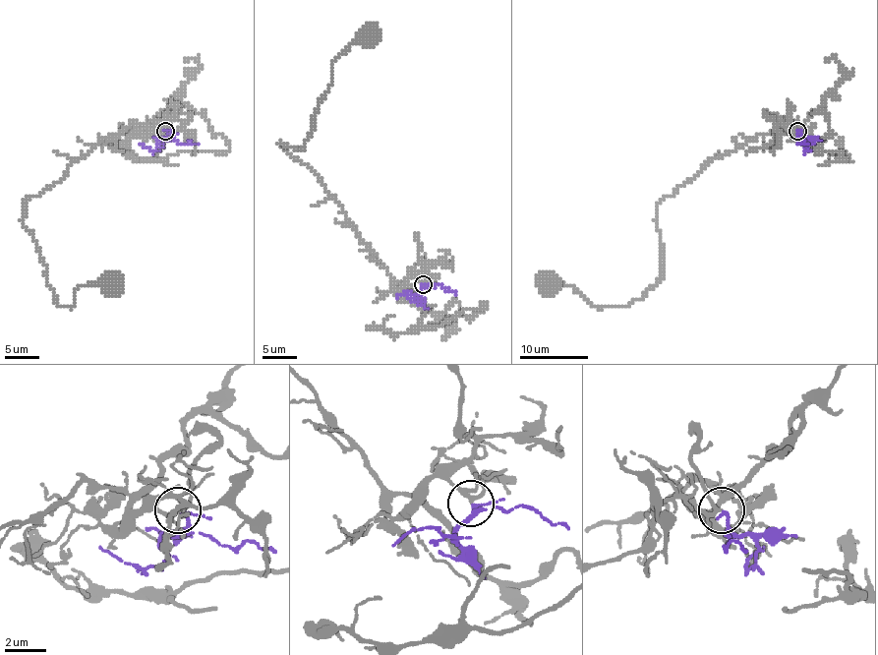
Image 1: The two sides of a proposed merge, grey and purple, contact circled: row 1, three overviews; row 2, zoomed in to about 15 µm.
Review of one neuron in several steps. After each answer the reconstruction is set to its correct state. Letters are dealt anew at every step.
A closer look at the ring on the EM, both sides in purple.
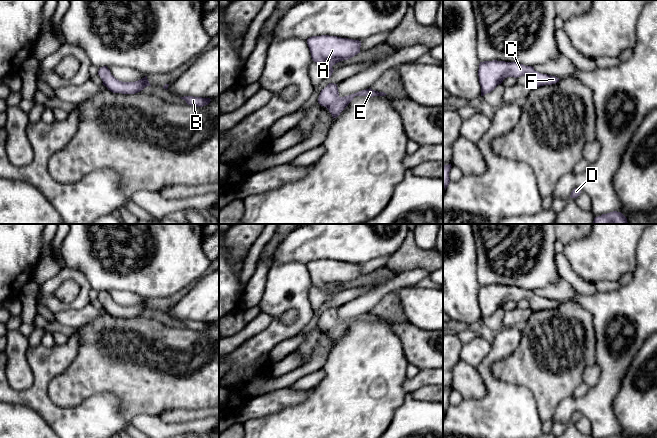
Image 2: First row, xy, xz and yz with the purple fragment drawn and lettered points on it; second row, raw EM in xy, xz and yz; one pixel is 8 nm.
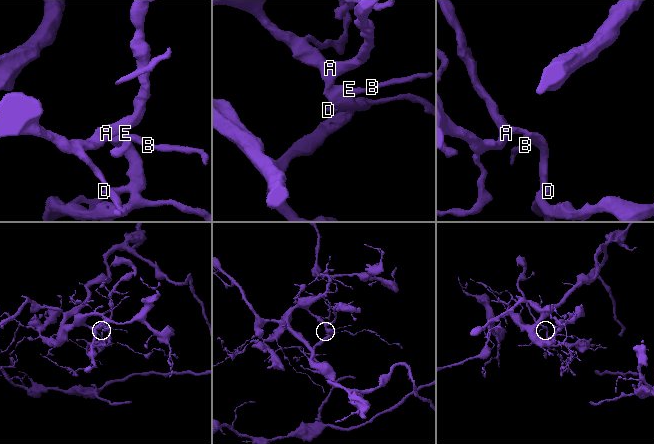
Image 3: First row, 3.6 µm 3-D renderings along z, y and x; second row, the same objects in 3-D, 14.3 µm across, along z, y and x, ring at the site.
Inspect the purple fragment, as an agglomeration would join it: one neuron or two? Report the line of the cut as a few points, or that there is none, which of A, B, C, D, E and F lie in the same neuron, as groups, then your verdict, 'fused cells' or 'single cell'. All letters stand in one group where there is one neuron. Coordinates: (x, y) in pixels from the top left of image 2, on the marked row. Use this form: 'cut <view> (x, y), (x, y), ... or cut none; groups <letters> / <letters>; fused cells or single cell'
cut none; groups A B C D E F; single cell

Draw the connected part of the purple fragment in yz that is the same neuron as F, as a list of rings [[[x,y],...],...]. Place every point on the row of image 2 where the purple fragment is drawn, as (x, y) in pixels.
[[[497,60],[480,62],[478,76],[481,96],[493,91],[507,77],[518,78],[526,76],[529,78],[532,88],[552,85],[560,80],[555,76],[541,74],[535,71],[532,66]]]

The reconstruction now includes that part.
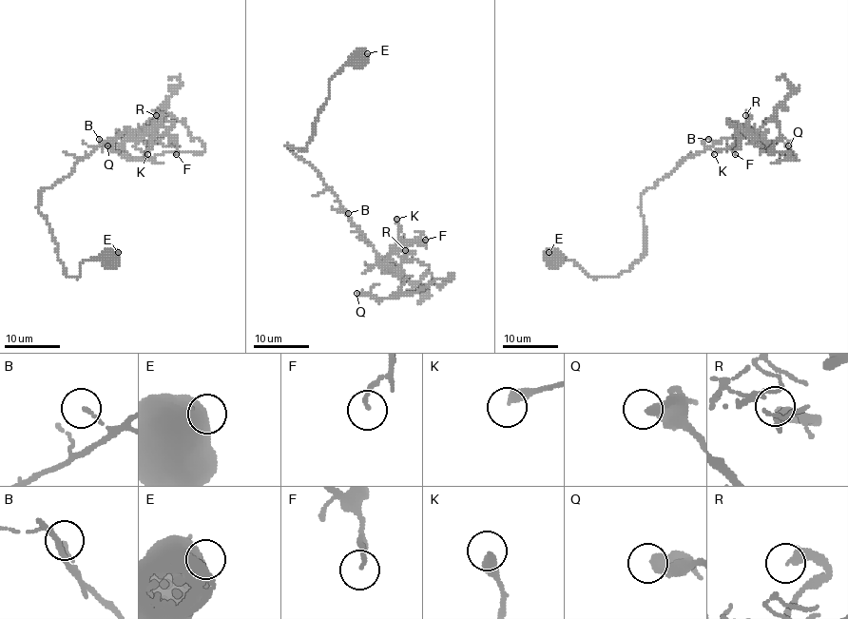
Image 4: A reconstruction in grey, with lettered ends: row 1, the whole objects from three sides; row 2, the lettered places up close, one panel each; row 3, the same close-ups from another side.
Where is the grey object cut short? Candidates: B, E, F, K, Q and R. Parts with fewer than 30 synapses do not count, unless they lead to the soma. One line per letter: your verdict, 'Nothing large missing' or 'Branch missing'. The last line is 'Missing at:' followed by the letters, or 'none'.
B: Nothing large missing
E: Nothing large missing
F: Nothing large missing
K: Nothing large missing
Q: Nothing large missing
R: Nothing large missing
Missing at: none

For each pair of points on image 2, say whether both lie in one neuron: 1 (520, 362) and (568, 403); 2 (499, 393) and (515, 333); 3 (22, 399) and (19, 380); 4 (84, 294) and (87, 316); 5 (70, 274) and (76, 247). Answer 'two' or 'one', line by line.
1: two
2: one
3: two
4: two
5: two

